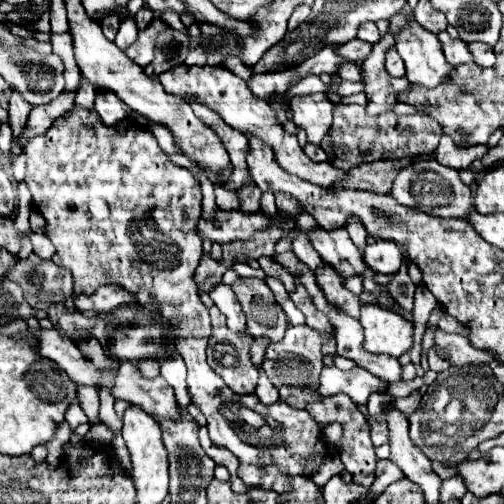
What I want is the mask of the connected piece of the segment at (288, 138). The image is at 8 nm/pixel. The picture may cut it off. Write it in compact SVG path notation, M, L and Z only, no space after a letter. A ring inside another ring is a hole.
M178 64L166 72L162 72L158 76L160 84L172 92L172 94L178 94L178 96L184 96L188 100L196 100L204 106L208 106L210 110L214 110L216 114L222 116L222 120L240 130L240 132L250 132L254 136L258 136L260 140L264 140L266 144L272 144L274 152L276 152L276 158L280 160L280 166L284 170L288 170L290 174L298 176L298 178L304 178L320 188L330 188L336 178L344 178L346 172L344 170L338 170L334 168L330 162L312 162L304 150L298 146L298 140L294 134L288 134L284 130L284 124L276 118L272 106L264 100L258 100L256 96L252 96L252 90L248 88L248 84L234 76L230 70L226 68L210 68L210 66L204 66L204 68L198 68L198 66L184 66L184 64Z

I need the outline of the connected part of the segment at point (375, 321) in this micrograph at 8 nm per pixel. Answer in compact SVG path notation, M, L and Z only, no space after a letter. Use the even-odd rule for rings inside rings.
M366 304L362 308L360 324L366 332L364 348L368 348L368 352L372 354L388 354L400 358L402 354L410 352L414 344L412 322L404 320L396 312L388 312L376 308L374 304Z

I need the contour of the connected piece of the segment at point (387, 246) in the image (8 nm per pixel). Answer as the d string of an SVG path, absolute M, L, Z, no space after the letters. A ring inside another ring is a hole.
M377 240L367 245L364 251L364 261L374 272L398 272L400 268L400 256L404 258L404 252L390 242L390 240Z

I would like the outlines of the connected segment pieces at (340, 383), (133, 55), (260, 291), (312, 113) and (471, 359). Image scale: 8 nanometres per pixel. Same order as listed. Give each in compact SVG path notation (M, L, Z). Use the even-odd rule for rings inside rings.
M324 366L316 390L320 396L332 396L344 392L356 404L368 404L370 394L384 390L384 380L372 376L364 368L352 368L350 372L342 372L336 366Z
M154 20L148 28L140 30L140 32L138 32L138 40L126 50L126 56L128 56L130 60L136 60L136 64L140 64L142 68L148 66L148 64L152 62L152 58L154 58L156 36L158 36L158 32L164 30L164 28L168 28L164 22Z
M238 278L232 290L248 316L248 334L270 336L272 342L280 340L286 330L286 314L276 304L274 294L264 280Z
M326 93L296 95L290 100L290 110L296 126L304 128L308 142L320 142L320 138L330 129L333 119L333 104Z
M436 330L434 332L434 348L436 352L444 350L448 352L448 362L452 366L468 366L468 364L490 364L492 356L488 356L486 352L480 352L476 348L472 348L470 340L462 334L450 334L444 330Z

